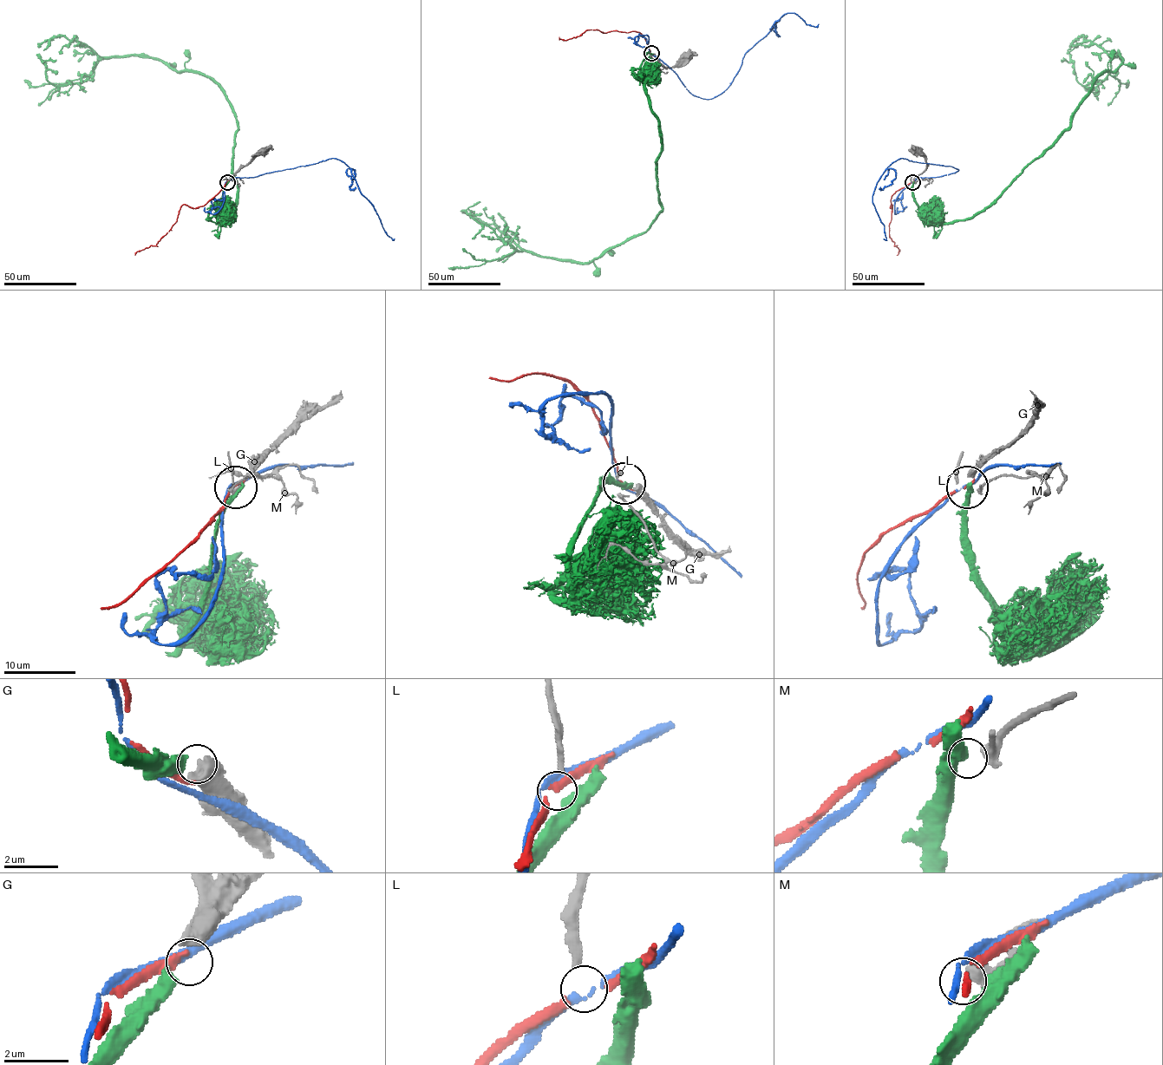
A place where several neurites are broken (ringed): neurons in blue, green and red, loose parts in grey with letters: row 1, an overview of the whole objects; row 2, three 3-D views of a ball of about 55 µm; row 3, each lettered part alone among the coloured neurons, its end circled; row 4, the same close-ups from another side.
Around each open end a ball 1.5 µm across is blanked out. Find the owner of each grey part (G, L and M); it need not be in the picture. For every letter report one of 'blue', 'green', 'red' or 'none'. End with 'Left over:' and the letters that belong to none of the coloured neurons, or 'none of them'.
G: green
L: none
M: none
Left over: L, M

